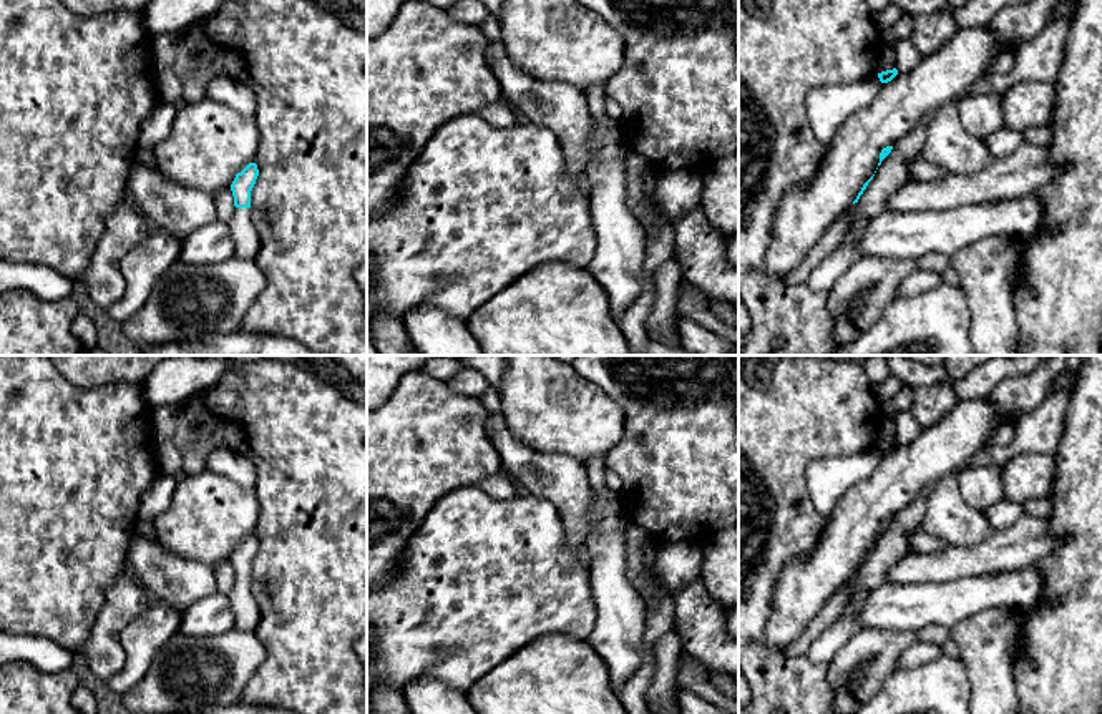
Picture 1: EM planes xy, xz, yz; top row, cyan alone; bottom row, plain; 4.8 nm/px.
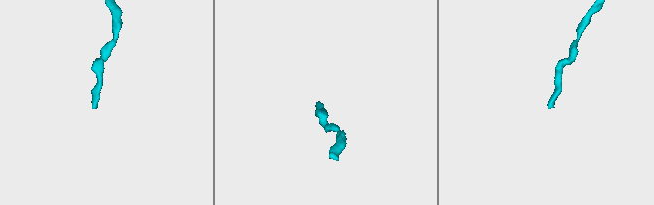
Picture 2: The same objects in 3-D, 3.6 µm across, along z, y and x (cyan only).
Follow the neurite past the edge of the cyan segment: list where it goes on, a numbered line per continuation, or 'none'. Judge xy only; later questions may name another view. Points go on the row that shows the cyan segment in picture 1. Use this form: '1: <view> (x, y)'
1: xy (246, 239)

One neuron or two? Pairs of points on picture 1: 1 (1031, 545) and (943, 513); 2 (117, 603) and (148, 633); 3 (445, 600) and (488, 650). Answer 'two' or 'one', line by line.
1: two
2: two
3: one

